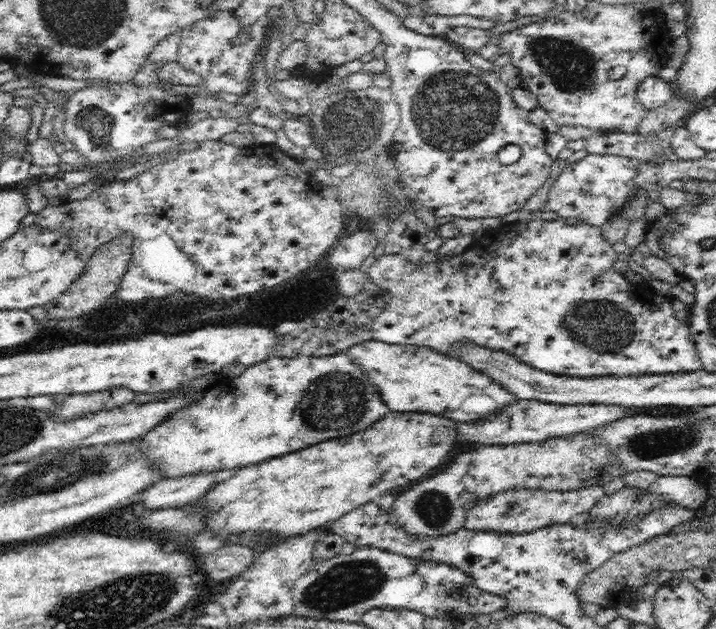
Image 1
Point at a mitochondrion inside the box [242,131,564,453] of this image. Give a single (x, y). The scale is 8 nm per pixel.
(336, 402)

